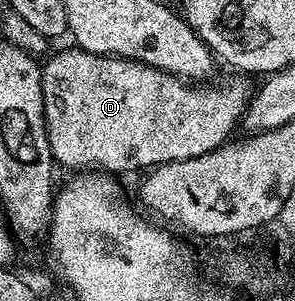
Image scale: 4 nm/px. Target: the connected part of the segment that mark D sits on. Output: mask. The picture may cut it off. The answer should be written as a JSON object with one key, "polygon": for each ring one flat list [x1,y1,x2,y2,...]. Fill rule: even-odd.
{"polygon":[[69,49,62,50,59,54,51,53,45,59,42,84,50,151,59,167,71,166,71,171,74,172,97,168,117,175,116,173,122,174,125,170,138,170,141,166,153,168,164,162,179,162,204,156,204,152,212,152,218,146,225,146,231,141,233,134,230,133,239,129,242,115,246,113,252,97,252,86,242,76,234,76,238,78,231,82,222,82,219,86,191,84,177,78,175,74,152,68,131,58,114,58,110,54]]}

